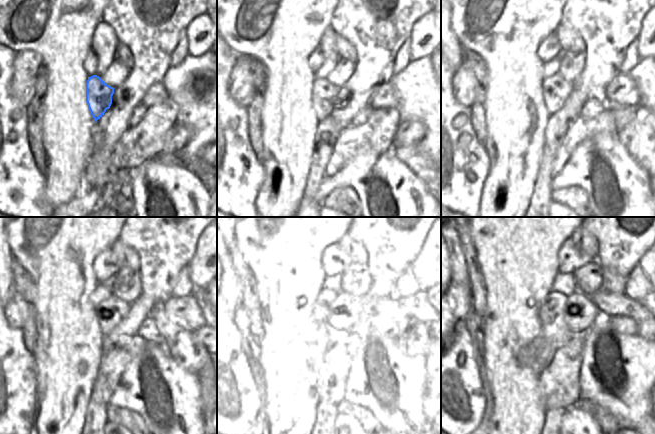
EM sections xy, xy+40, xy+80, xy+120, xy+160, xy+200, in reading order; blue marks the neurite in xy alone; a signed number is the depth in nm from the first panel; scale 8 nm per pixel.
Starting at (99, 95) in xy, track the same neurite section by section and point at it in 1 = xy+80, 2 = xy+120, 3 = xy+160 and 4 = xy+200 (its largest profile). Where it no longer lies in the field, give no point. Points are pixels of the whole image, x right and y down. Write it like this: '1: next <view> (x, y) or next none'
1: next xy+80 (555, 91)
2: next xy+120 (108, 315)
3: next xy+160 (351, 326)
4: next xy+200 (578, 324)

